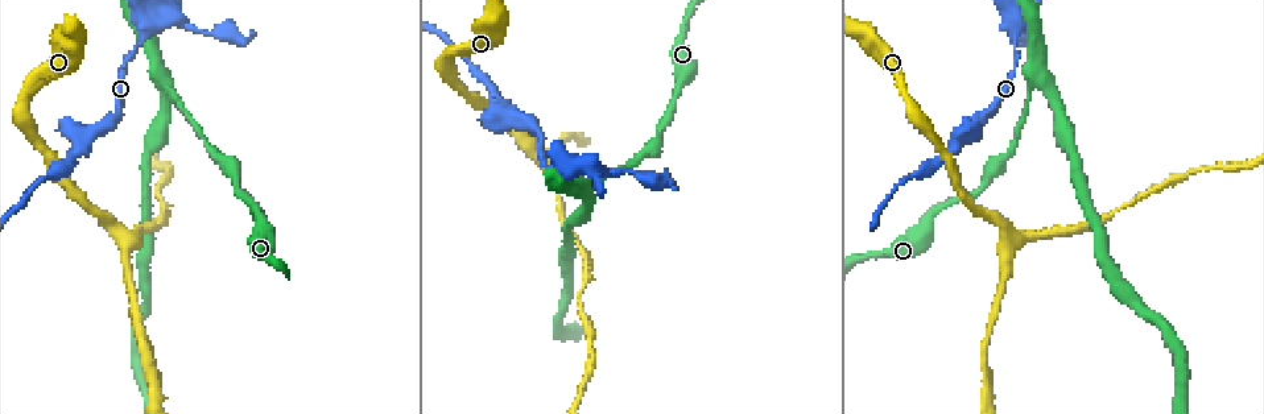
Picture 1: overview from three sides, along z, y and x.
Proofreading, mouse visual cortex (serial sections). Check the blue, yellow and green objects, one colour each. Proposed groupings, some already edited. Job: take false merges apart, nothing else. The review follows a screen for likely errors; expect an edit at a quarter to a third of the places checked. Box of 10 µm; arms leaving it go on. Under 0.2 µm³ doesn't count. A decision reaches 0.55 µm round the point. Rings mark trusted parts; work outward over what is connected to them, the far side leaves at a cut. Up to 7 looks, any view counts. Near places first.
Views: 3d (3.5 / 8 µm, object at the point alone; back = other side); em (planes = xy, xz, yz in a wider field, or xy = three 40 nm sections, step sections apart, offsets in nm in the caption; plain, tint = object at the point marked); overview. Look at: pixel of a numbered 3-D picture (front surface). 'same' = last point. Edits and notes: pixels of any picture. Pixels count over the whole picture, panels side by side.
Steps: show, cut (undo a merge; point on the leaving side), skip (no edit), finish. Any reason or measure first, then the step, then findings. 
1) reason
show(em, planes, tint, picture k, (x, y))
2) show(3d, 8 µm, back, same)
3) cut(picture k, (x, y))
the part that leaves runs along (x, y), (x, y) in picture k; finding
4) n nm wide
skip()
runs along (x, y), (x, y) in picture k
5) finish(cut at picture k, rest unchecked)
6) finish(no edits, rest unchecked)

sudden change in width
show(3d, 3.5 µm, back, picture 1, (905, 94))

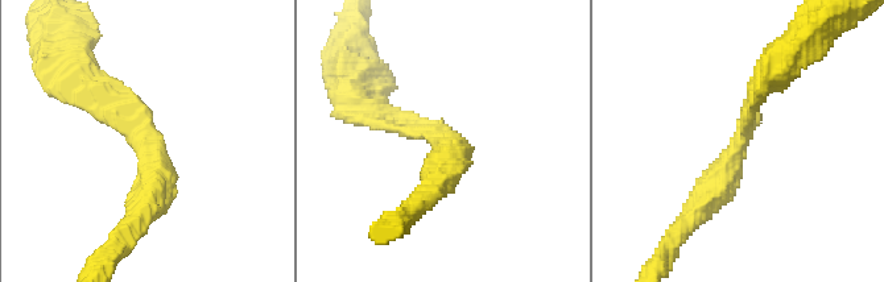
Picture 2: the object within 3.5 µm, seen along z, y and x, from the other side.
arms of 200, 400 nm
show(em, xy, step 5, tint, picture 2, (150, 148))

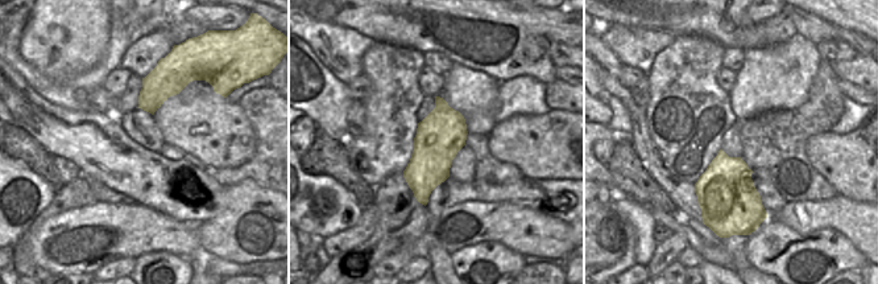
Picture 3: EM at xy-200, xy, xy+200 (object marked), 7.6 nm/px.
cut it another way
show(em, xy, step 2, tint, same)

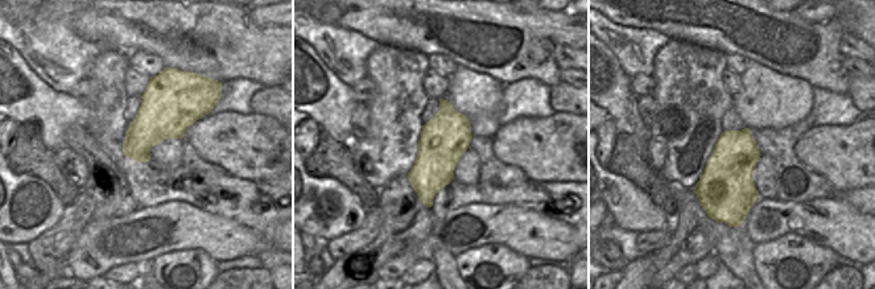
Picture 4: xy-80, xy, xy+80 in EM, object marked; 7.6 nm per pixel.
skip()
all the same cell

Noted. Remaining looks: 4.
a fork
show(3d, 8 µm, picture 1, (124, 241))

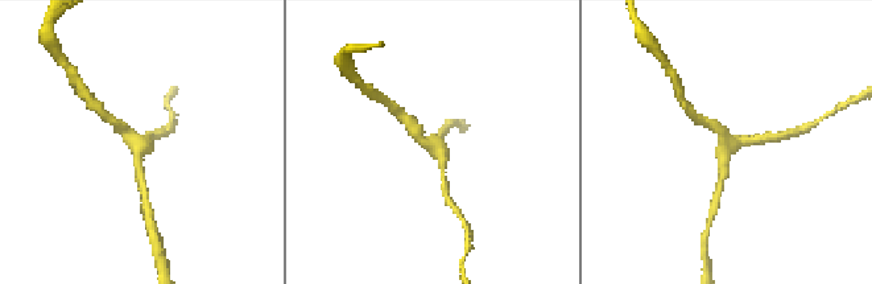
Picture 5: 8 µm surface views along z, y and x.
3 arms; arms of 200, 250, 300 nm
show(em, xy, step 1, tint, same)

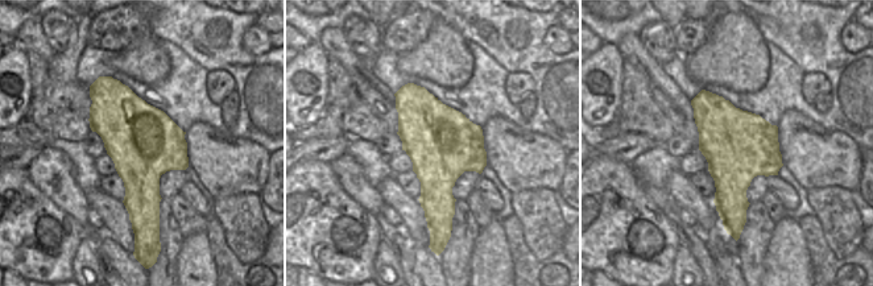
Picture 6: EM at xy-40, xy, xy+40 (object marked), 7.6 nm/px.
skip()
runs along (412, 123), (442, 156), (443, 180) in picture 5; all the same cell

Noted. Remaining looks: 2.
two arms in line, one across
show(em, xy, step 1, tint, picture 1, (1040, 80))

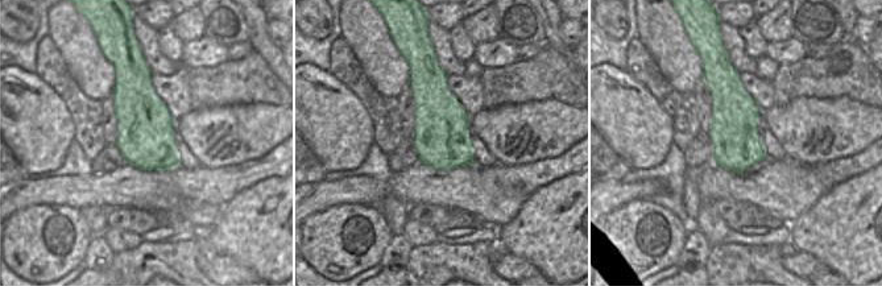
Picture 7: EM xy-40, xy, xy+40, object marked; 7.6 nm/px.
show(3d, 3.5 µm, same)

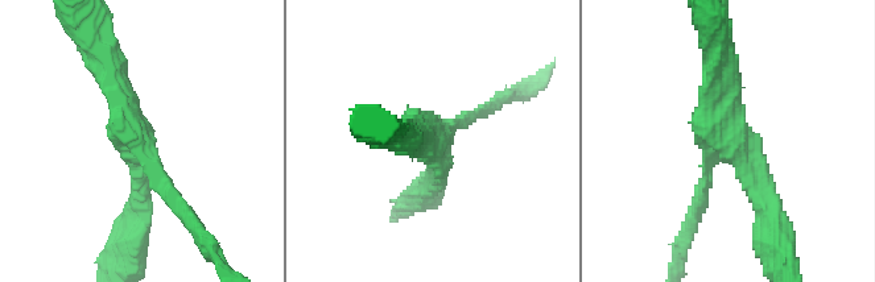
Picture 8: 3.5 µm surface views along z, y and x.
arms of 150, 250, 300 nm
skip()
continuous, no second cell

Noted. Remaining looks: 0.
finish(no edits, rest unchecked)

